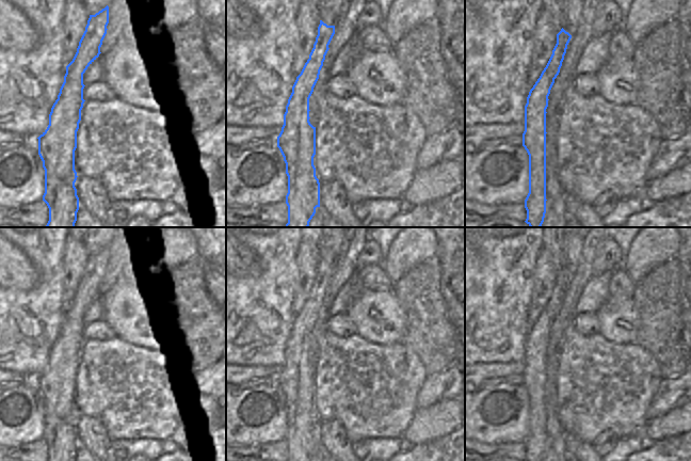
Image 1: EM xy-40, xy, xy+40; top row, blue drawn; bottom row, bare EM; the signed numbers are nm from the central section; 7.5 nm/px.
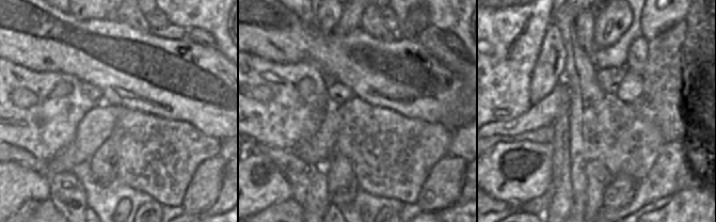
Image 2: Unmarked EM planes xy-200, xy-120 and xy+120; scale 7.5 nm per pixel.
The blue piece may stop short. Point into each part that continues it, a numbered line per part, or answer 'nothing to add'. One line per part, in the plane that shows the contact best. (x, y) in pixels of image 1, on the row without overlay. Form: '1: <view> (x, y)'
1: xy+40 (546, 372)

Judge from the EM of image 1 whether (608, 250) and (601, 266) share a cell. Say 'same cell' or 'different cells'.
same cell

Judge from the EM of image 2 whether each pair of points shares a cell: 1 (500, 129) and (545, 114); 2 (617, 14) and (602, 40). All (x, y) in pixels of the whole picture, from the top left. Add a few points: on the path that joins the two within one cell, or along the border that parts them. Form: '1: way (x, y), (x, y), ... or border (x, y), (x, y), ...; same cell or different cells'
1: way (511, 127), (535, 117); same cell
2: way (611, 20), (606, 33); same cell

